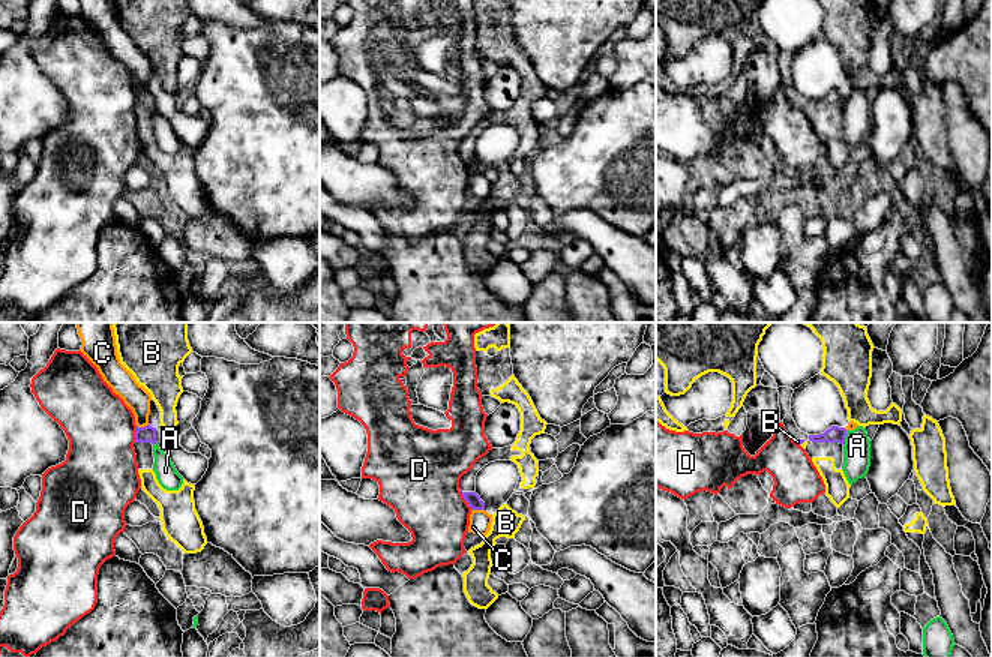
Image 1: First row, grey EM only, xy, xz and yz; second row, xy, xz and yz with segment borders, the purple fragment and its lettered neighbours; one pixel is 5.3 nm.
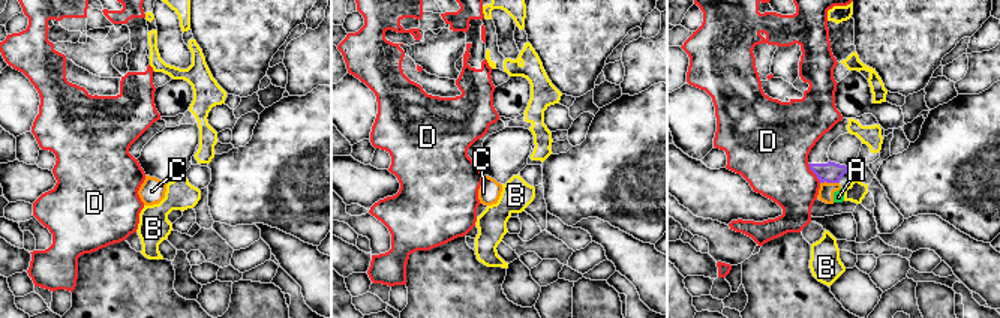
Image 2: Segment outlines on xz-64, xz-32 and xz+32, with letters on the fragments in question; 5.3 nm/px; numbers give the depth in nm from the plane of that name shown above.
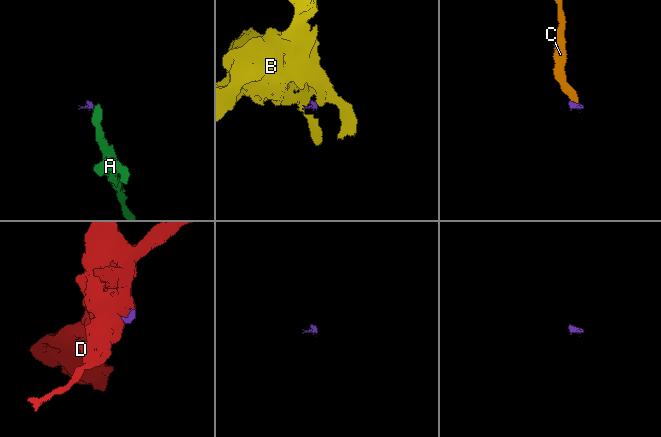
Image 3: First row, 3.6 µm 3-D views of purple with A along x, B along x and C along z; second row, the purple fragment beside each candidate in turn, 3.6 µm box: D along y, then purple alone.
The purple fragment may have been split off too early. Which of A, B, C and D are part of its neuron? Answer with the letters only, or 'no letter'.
B

